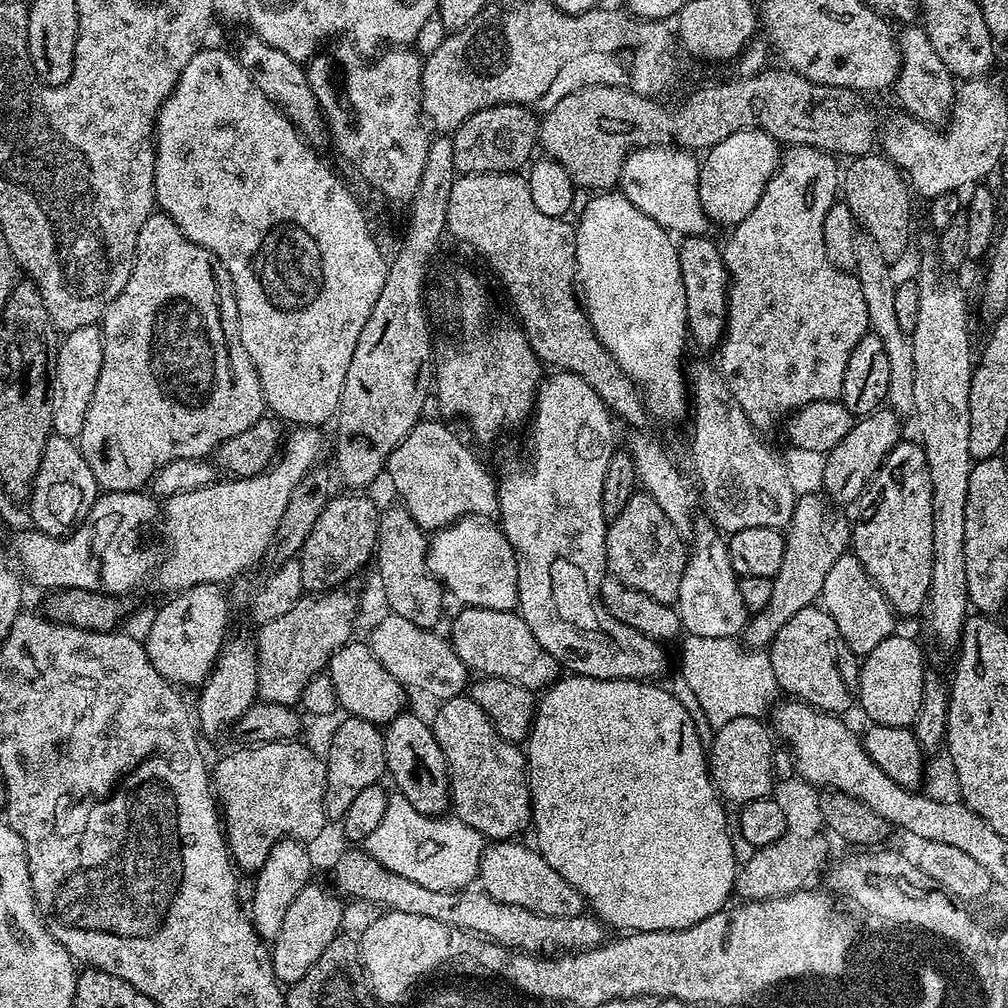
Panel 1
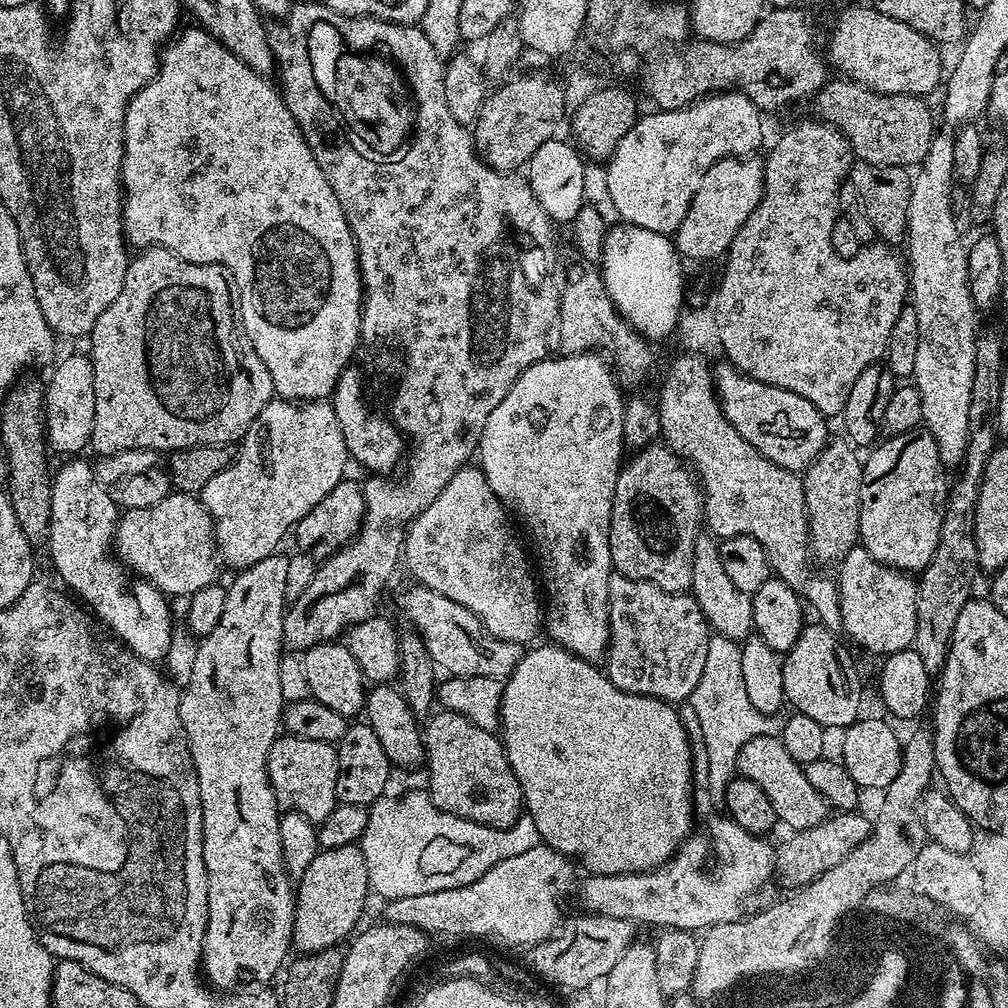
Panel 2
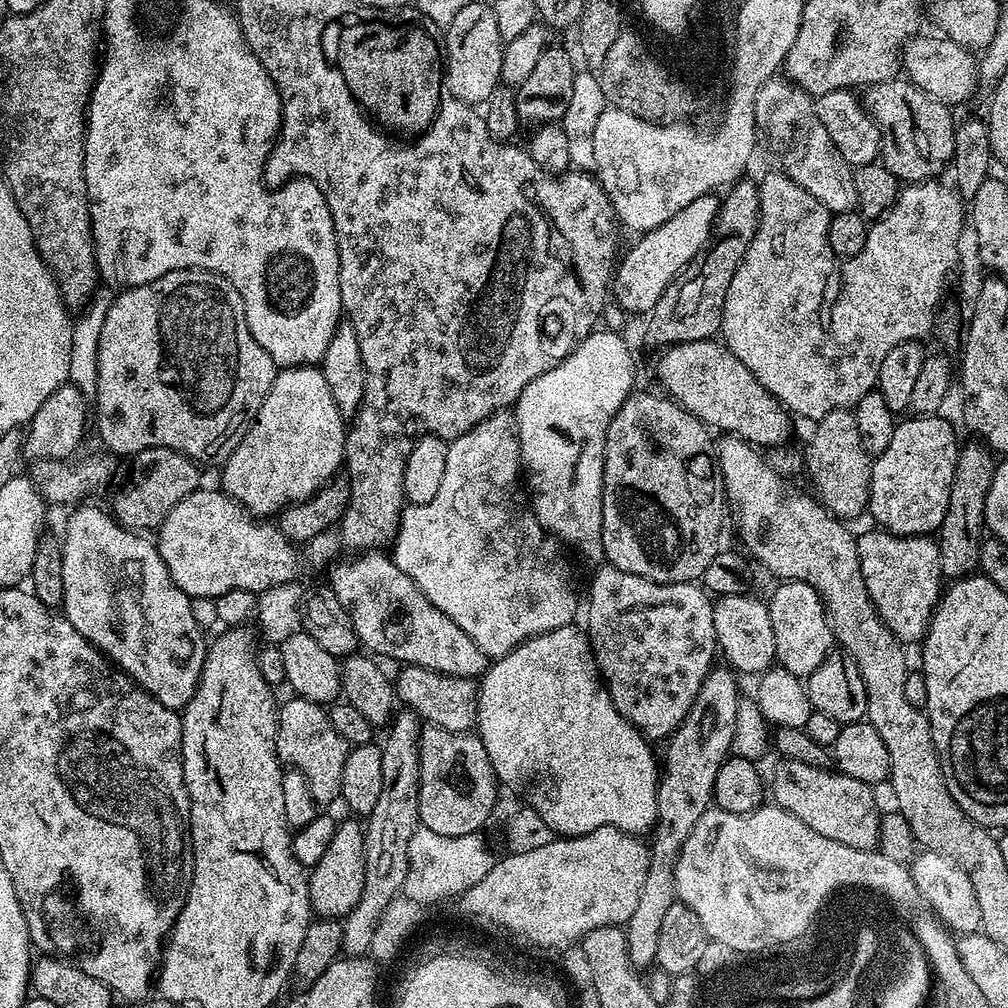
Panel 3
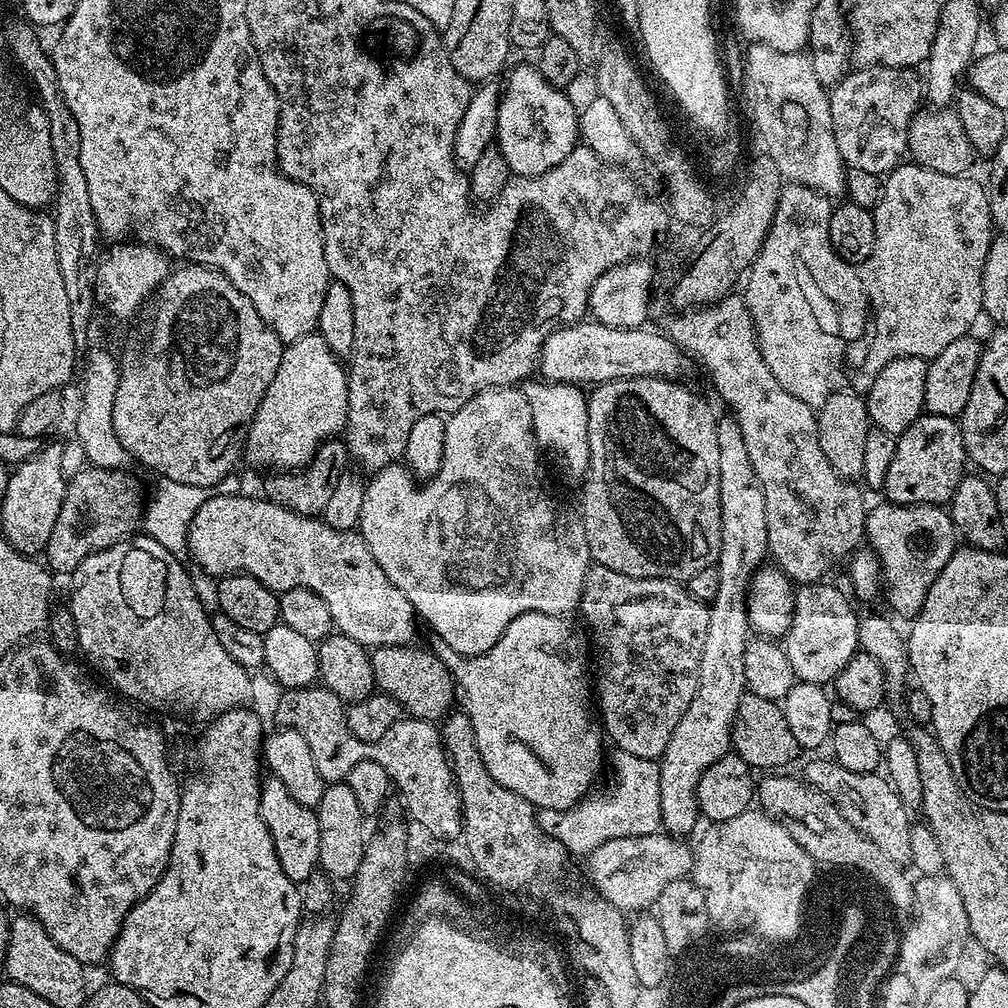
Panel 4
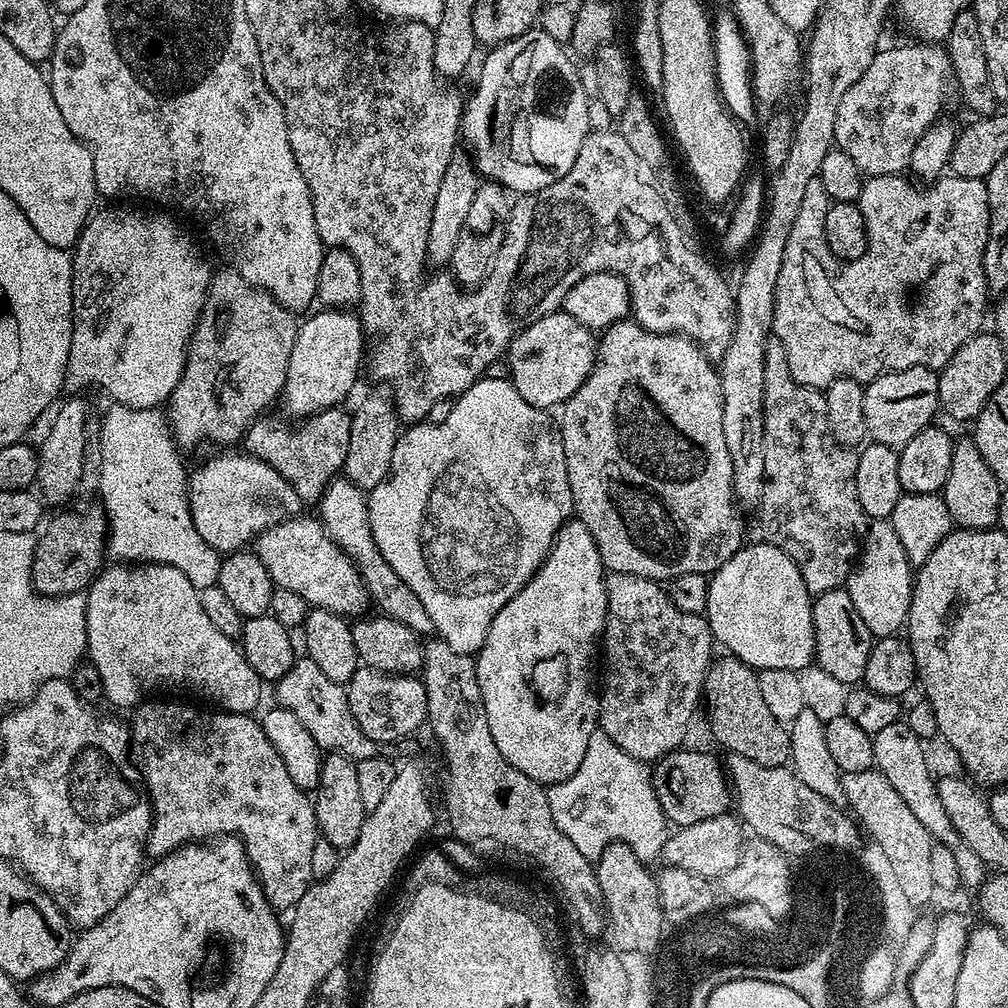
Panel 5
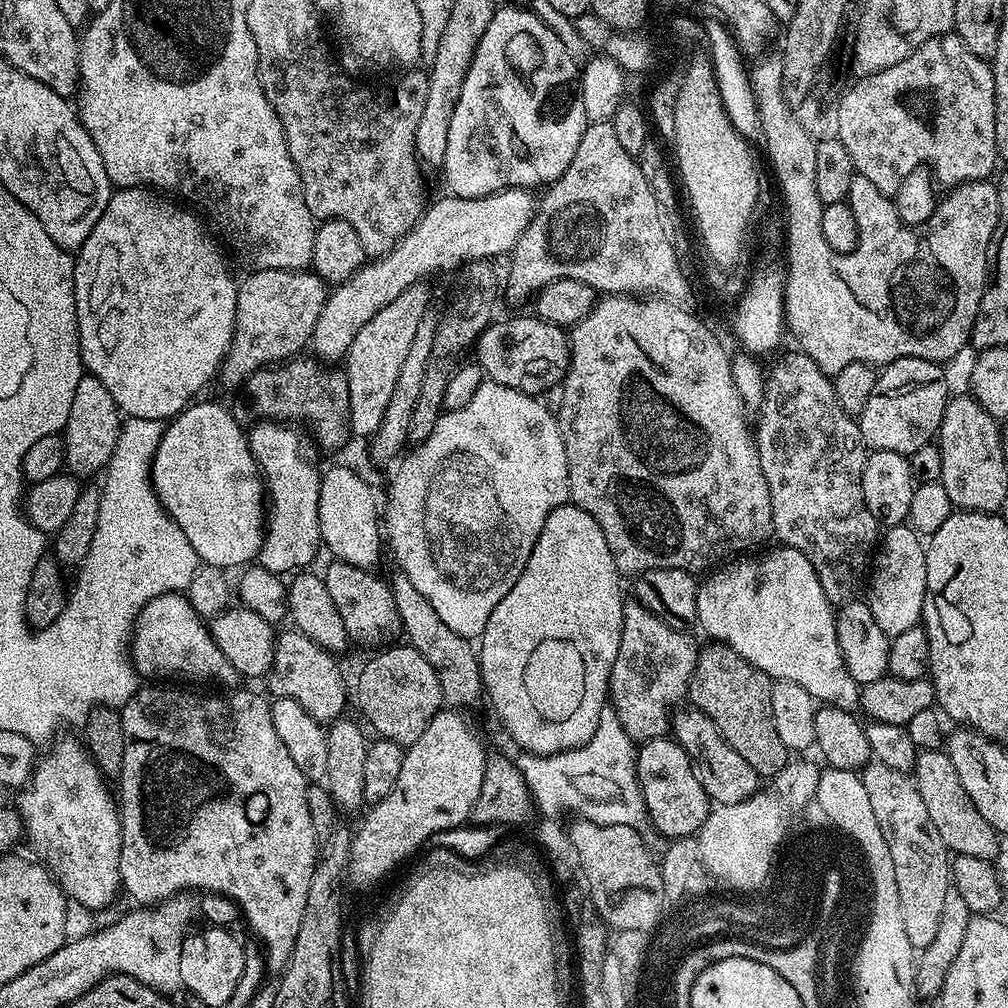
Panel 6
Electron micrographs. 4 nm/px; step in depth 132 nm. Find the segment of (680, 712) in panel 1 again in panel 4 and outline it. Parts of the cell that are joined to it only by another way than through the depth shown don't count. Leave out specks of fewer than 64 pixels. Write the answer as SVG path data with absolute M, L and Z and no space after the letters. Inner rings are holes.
M527 612L514 618L514 622L510 622L510 626L506 626L502 638L498 638L498 642L494 642L494 646L490 650L478 654L478 659L472 661L452 659L450 662L449 669L457 685L462 689L463 711L468 713L470 722L474 726L476 749L490 774L490 778L494 778L494 782L498 782L498 786L506 786L506 790L514 790L514 794L522 794L522 798L526 798L526 802L530 802L537 810L541 808L549 808L550 810L573 808L585 794L593 791L594 785L592 783L599 778L600 767L603 764L605 767L606 764L606 752L604 756L606 736L594 715L594 700L590 695L590 648L586 643L585 633L583 631L581 631L582 633L576 632L575 626L570 621L571 619L562 616Z

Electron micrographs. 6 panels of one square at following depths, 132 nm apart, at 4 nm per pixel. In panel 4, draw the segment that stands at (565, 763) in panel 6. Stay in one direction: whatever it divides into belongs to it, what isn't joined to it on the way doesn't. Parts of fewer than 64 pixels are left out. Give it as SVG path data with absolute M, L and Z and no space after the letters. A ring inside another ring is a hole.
M619 750L613 751L613 753L613 756L612 753L610 756L610 768L611 764L613 768L612 781L601 792L596 790L591 794L585 795L573 808L567 808L566 810L539 809L538 823L540 829L550 838L562 842L562 846L573 857L584 856L584 858L588 858L591 857L595 848L602 846L606 842L616 838L626 838L627 836L654 834L658 830L655 823L648 824L648 796L644 793L644 768L646 768L646 761L642 758L634 758L634 754L626 754Z

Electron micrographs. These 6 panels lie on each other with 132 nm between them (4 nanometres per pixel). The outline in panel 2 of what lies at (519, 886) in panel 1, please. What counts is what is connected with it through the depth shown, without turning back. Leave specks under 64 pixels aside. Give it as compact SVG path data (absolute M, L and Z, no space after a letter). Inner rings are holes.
M719 814L708 824L708 840L704 836L696 836L697 834L689 835L688 839L684 841L676 850L675 856L667 860L665 864L661 864L659 868L645 870L642 872L619 872L613 876L597 876L595 874L585 875L585 880L578 884L578 892L580 888L580 904L585 913L595 914L597 916L613 916L614 918L622 918L623 920L634 920L641 925L657 924L657 929L667 930L669 928L685 928L690 933L695 933L699 930L708 929L718 923L730 923L741 919L749 911L748 903L771 882L772 876L774 880L774 873L776 872L776 853L773 845L768 845L769 842L765 837L755 836L746 830L742 830L742 826L738 826L738 822L728 819L727 815Z

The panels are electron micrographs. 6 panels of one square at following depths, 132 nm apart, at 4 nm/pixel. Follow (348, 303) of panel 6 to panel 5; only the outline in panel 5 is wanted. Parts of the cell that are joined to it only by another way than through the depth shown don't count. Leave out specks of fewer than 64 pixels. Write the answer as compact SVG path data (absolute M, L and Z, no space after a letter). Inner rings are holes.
M352 310L319 311L313 311L313 316L297 327L294 350L290 350L282 404L284 400L284 408L289 412L287 415L292 418L315 416L324 408L343 405L348 391L356 384L356 375L362 372L366 337L359 315Z

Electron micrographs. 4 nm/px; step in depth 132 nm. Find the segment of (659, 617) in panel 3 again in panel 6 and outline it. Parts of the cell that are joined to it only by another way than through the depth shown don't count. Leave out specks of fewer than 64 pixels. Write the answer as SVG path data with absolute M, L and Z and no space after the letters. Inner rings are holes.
M634 598L625 603L620 649L610 670L608 694L632 741L657 740L665 735L674 709L685 703L698 651L698 644L688 634L671 628Z

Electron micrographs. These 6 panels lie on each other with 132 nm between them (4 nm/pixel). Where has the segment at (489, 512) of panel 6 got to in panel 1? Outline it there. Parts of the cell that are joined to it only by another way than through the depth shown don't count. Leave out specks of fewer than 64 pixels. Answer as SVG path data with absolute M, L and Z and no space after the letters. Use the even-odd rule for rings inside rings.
M463 516L448 527L439 529L431 537L428 545L428 568L433 576L461 601L461 605L469 608L489 608L499 612L511 612L517 607L518 598L518 566L516 555L510 542L504 537L499 523L487 516Z

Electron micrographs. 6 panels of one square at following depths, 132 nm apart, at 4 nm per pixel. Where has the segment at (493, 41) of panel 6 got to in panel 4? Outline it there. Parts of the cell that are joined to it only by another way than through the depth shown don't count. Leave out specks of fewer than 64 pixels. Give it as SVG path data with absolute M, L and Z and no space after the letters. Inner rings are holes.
M535 63L518 65L509 74L508 81L503 81L500 105L498 106L495 143L498 145L500 153L506 158L509 173L516 176L546 174L546 170L558 166L558 162L562 162L562 158L566 158L566 154L570 154L572 149L577 147L579 131L578 111L571 105L570 98L567 97L564 90L552 85L540 73L540 69Z

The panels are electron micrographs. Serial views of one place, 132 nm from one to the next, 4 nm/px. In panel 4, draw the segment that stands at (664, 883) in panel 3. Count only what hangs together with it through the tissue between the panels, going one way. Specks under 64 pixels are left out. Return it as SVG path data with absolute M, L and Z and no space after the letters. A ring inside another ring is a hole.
M725 414L716 421L716 433L718 498L722 522L722 546L714 565L718 570L718 598L711 600L708 609L706 643L702 646L702 662L698 666L698 690L686 714L682 714L682 722L674 726L674 734L670 734L670 742L658 761L659 823L667 835L677 838L688 838L692 831L697 831L696 823L701 823L702 820L698 806L698 784L702 774L710 770L710 766L714 766L718 758L729 755L732 746L734 718L748 687L748 587L752 584L753 576L770 556L766 538L766 498L762 494L762 482L758 482L758 474L754 474L742 430L736 419Z

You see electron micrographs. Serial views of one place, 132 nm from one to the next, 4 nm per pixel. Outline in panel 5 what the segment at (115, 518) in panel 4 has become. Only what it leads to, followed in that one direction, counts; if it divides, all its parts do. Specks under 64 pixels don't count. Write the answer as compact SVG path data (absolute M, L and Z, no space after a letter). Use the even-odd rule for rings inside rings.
M95 507L80 513L64 512L43 525L32 559L32 586L41 596L83 593L101 571L106 560L108 516L103 507Z

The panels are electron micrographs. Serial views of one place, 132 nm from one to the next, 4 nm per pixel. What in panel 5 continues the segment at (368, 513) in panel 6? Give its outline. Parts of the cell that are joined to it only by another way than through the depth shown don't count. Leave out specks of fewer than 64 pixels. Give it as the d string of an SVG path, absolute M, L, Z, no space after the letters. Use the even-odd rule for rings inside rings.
M337 477L329 485L323 494L319 508L322 512L322 523L330 533L336 544L340 545L345 553L353 560L353 564L360 569L360 576L367 587L371 603L383 615L394 618L395 621L408 625L421 638L431 637L436 627L426 611L426 606L418 599L418 594L410 589L410 586L395 574L390 564L382 557L374 542L373 531L370 530L367 497L360 488L354 486L345 477Z

